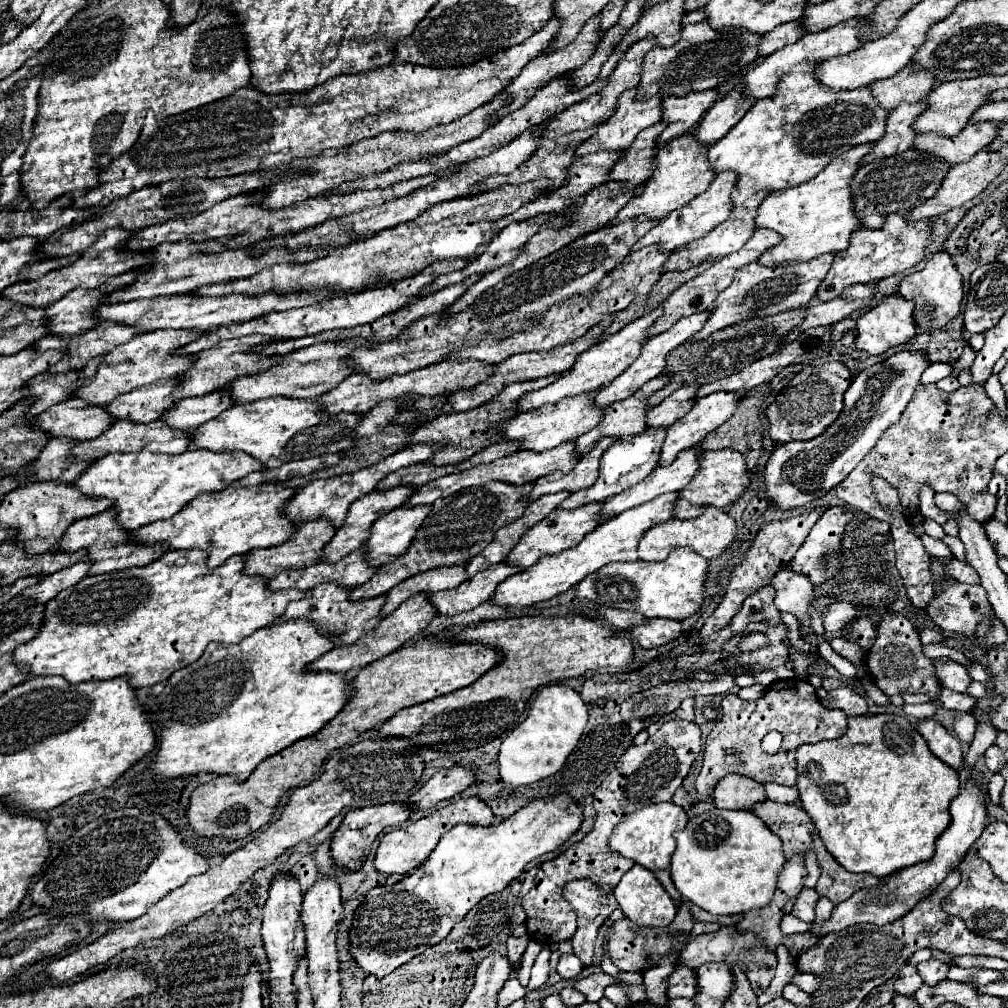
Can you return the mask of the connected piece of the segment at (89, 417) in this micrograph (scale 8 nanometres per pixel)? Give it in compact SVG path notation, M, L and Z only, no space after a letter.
M79 398L55 404L33 422L35 428L51 434L53 438L67 436L75 440L91 440L105 432L109 424L113 424L113 420L109 420L109 412L105 412L103 406L93 406Z

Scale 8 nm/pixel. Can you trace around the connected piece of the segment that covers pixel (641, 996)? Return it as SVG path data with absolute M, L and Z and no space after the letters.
M615 980L615 984L619 984L619 986L627 988L631 1002L635 1002L635 1004L637 1004L637 1002L643 1002L643 1000L645 1000L645 988L643 988L643 986L627 986L627 984L623 984L621 980Z

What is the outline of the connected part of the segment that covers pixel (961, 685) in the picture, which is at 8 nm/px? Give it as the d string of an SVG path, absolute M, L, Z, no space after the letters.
M943 658L935 660L935 672L945 688L951 688L957 692L967 692L969 684L971 684L969 672L961 664L955 664L951 660L943 660Z

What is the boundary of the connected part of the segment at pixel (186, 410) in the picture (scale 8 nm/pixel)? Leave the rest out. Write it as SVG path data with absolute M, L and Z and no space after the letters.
M225 388L217 390L213 394L205 394L201 398L185 398L179 400L173 408L173 412L165 412L163 420L171 428L183 428L183 430L195 430L201 424L217 418L223 410L231 408L233 400L225 396Z

